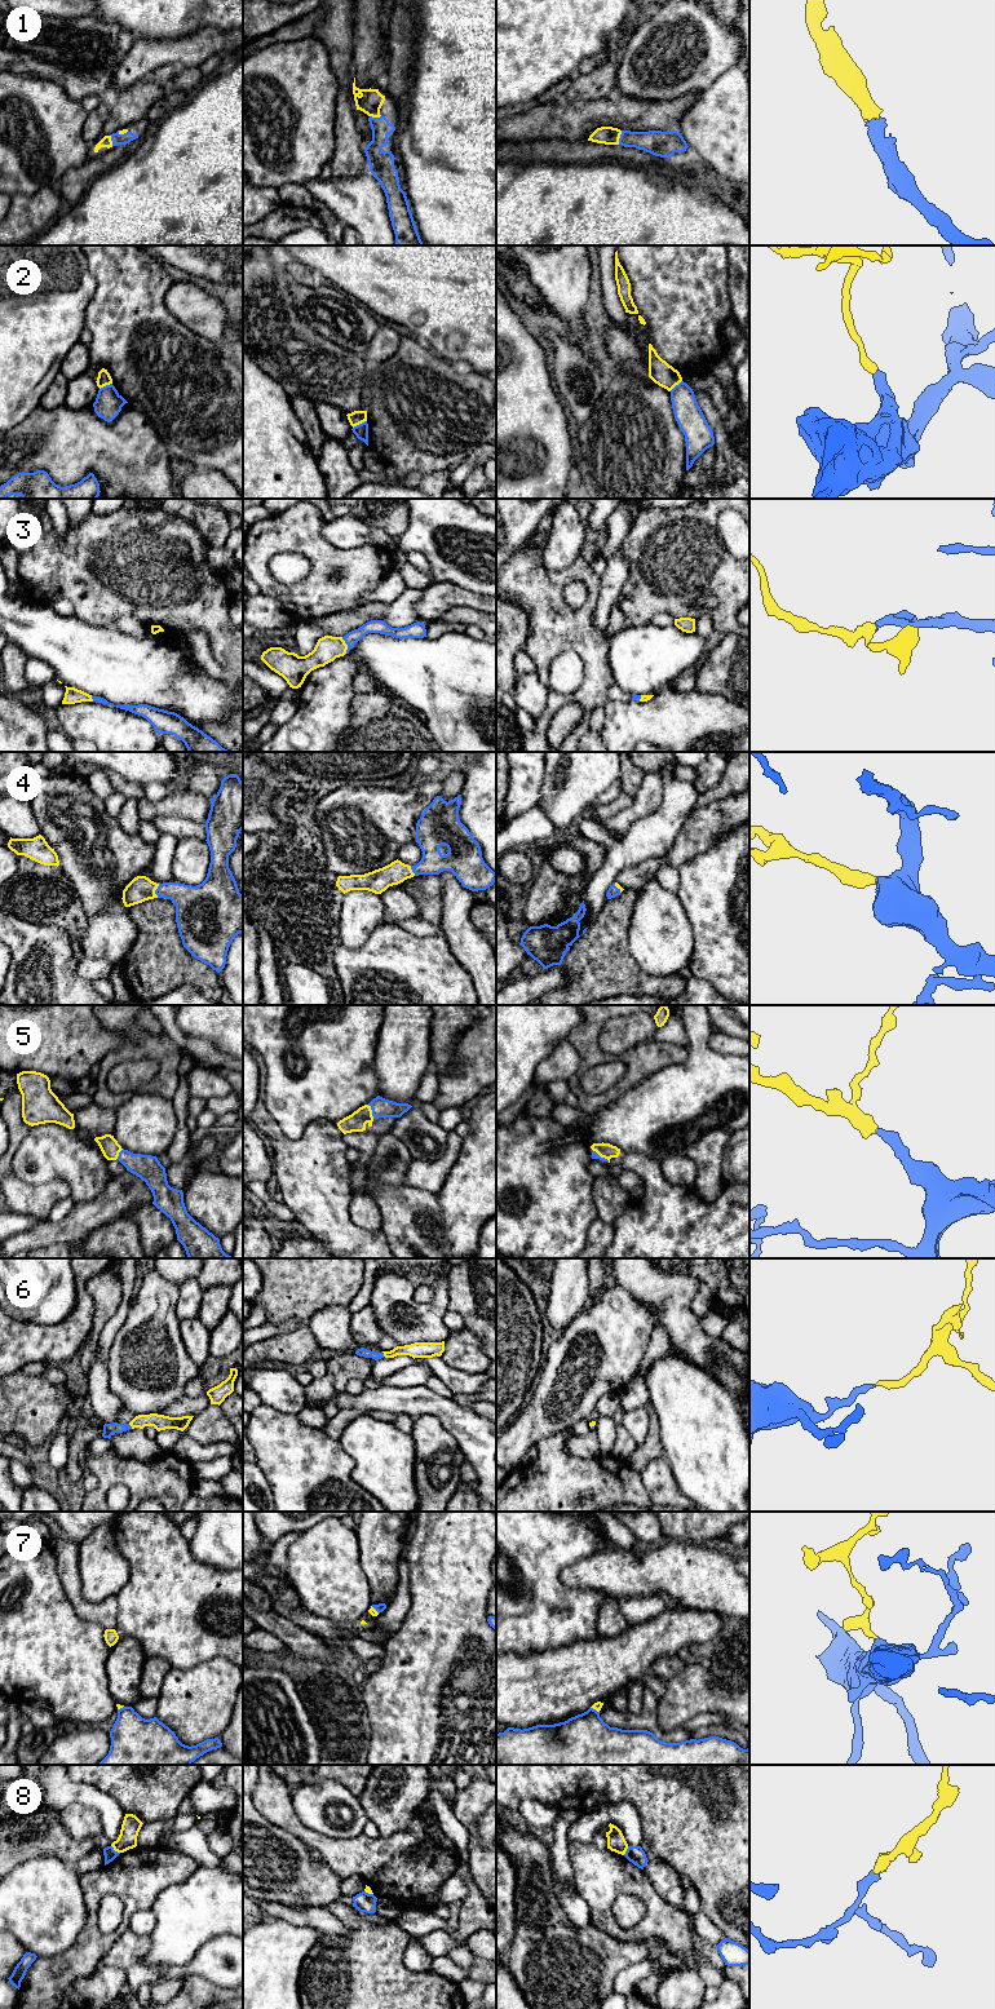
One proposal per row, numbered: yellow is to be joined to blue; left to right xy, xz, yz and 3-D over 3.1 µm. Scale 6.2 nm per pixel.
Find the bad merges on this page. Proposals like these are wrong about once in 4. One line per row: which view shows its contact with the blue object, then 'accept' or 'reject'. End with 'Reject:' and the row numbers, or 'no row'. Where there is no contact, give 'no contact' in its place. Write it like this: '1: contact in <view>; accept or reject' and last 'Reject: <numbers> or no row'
1: contact in yz; accept
2: contact in xz; reject
3: contact in xz; accept
4: contact in xy; accept
5: contact in xz; accept
6: contact in xy; accept
7: contact in yz; accept
8: contact in xy; reject
Reject: 2, 8

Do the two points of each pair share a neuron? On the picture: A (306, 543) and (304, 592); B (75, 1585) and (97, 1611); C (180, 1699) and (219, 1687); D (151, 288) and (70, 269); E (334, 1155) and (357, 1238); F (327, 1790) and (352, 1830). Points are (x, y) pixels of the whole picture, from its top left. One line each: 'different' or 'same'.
A: same
B: same
C: same
D: different
E: same
F: same

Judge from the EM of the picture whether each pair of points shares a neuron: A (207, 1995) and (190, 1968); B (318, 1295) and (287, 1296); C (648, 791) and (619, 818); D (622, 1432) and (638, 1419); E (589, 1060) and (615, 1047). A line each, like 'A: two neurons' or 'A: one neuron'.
A: two neurons
B: one neuron
C: one neuron
D: two neurons
E: two neurons

